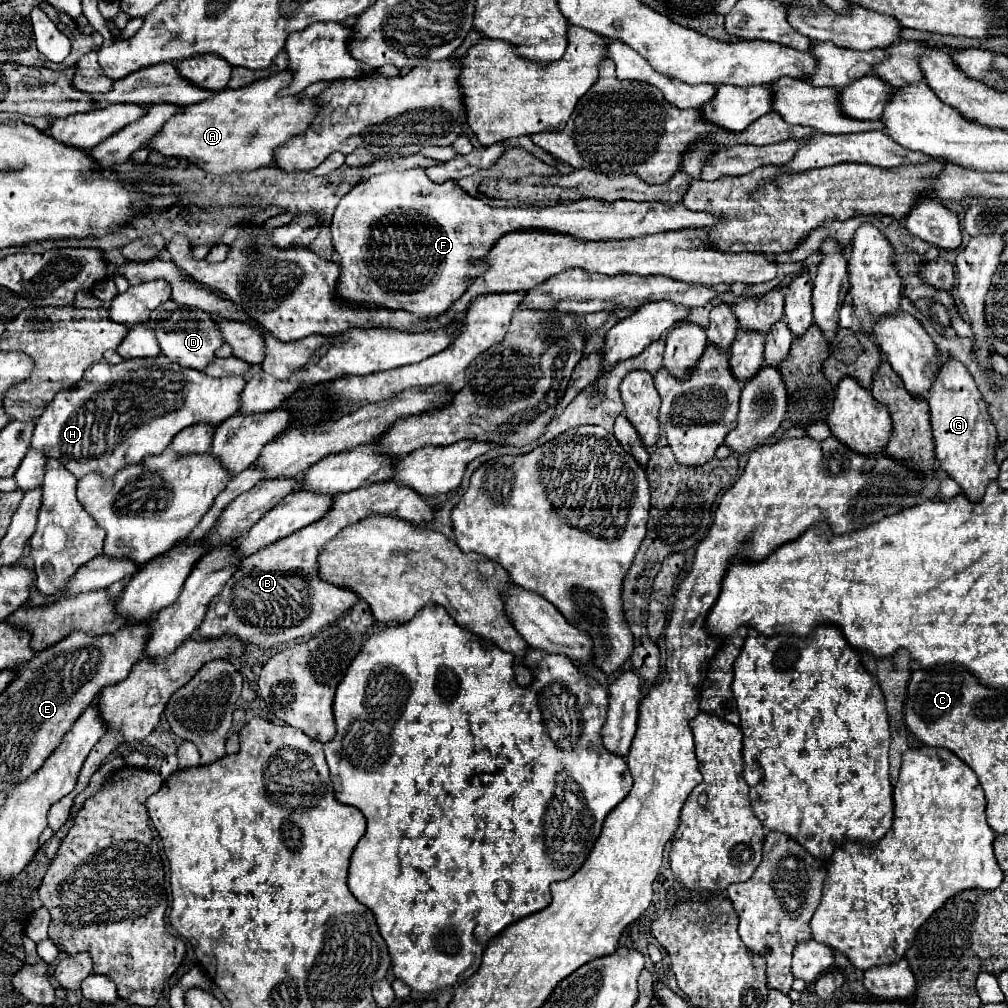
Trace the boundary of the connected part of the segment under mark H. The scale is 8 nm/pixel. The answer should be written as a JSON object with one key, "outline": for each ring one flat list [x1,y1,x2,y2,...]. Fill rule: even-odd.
{"outline":[[162,354,156,358,122,360,120,364,100,360,86,370,82,380,72,390,60,390,46,404,46,410,36,420,32,448,44,450,48,458,58,458,76,478,82,478,92,470,100,470,100,474,112,478,112,474,116,474,122,466,142,462,148,454,160,454,160,450,164,450,180,430,198,422,218,426,234,416,240,410,240,394,244,386,244,376,210,378,198,370,176,366]]}

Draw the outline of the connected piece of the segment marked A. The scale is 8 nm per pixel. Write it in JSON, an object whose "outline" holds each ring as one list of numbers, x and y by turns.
{"outline":[[284,70,280,74,272,74,270,78,252,82,252,86,248,84,248,86,242,86,238,90,226,88,220,94,214,94,202,102,182,106,170,120,164,122,162,130,152,138,152,142,146,144,146,148,160,152,164,156,186,158,186,160,198,164,202,170,212,172,212,174,248,172,248,170,256,170,262,166,270,166,274,148,288,142,288,138,304,132,310,126,312,118,316,116,316,104,310,98,298,100,296,96,288,96,288,98,278,96,278,92,284,86,288,86,290,82,292,82,292,74,288,70]]}

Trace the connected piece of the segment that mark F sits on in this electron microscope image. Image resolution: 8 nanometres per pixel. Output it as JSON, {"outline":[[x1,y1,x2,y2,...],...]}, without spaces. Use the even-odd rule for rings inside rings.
{"outline":[[412,168,412,170,390,170,384,172,380,176,372,176,366,182,356,184,338,204,330,230,332,230,332,244,334,244,334,254,336,254,336,262,340,266,340,276,338,276,338,284,336,284,336,298,340,302,348,302,350,306,366,306,366,308,388,308,388,310,406,310,416,314,418,318,430,318,430,316,438,316,444,310,448,310,468,288,468,284,472,280,476,280,482,272,484,266,478,266,476,262,488,256,490,248,496,244,496,240,508,232,514,230,554,230,554,232,562,232,562,234,570,234,574,238,582,238,582,240,614,240,614,238,636,238,636,236,646,236,646,234,656,234,656,232,668,232,668,230,678,230,678,228,702,228,702,230,712,230,716,226,716,218,706,212,694,212,688,210,682,204,662,204,662,202,628,202,628,200,620,200,620,202,600,202,600,200,578,200,578,202,560,202,560,204,552,204,552,206,522,206,522,208,492,208,488,204,482,202,482,198,470,196,466,194,460,186,452,184,452,182,444,182,444,184,434,184,426,174,424,168]]}

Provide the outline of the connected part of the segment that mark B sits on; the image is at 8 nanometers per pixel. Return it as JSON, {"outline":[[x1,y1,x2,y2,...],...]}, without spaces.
{"outline":[[392,480,338,494,334,498,334,506,324,518,244,558,242,568,226,582,218,596,218,600,230,604,228,614,220,618,214,612,214,604,208,606,208,612,198,628,200,636,208,640,222,634,234,634,254,646,282,646,302,636,312,636,326,624,334,622,358,600,358,596,352,590,332,586,330,582,318,578,318,552,324,542,334,538,342,528,366,518,368,514,400,516,420,526,432,522,434,508,412,488,400,486]]}

